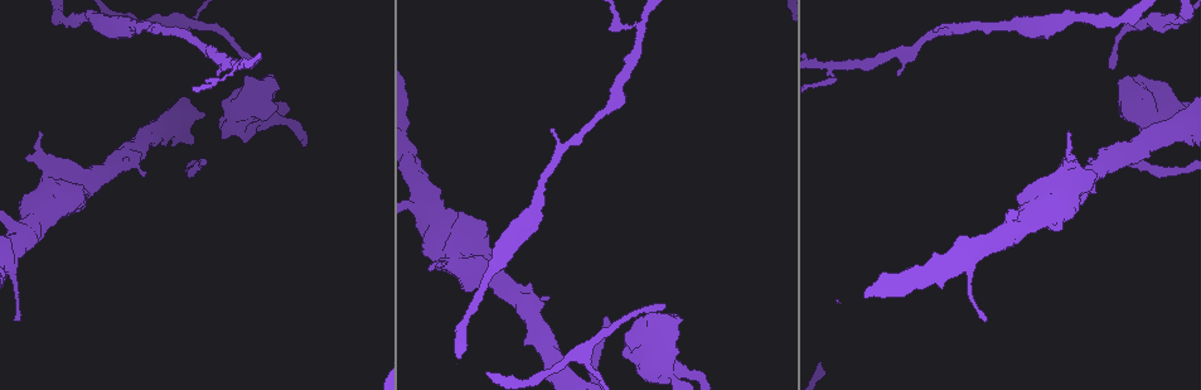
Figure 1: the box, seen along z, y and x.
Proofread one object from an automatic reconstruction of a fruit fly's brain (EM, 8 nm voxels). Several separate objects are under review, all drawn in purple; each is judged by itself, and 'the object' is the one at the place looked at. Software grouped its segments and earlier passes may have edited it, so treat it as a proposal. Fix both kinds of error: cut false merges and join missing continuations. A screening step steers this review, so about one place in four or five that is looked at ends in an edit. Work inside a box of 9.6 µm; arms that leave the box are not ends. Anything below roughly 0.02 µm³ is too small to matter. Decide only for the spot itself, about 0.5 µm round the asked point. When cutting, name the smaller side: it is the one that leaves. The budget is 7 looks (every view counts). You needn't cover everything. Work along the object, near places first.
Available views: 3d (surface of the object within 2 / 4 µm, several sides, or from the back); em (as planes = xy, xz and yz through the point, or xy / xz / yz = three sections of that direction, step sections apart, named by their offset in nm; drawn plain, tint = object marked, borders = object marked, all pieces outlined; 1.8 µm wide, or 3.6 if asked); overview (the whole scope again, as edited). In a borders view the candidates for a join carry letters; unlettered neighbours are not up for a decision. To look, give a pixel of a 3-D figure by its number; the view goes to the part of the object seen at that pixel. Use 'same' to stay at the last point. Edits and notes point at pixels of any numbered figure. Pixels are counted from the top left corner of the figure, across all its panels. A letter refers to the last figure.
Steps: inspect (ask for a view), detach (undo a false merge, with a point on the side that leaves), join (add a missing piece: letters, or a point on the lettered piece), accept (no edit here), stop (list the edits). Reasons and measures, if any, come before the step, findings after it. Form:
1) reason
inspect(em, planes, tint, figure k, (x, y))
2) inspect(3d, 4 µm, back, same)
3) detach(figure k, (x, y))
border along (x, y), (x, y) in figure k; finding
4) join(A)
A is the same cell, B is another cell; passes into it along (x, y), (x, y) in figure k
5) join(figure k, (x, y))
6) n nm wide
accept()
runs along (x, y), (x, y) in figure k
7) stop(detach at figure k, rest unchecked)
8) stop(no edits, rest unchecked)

branch stops here
inspect(3d, 4 µm, figure 1, (1043, 224))

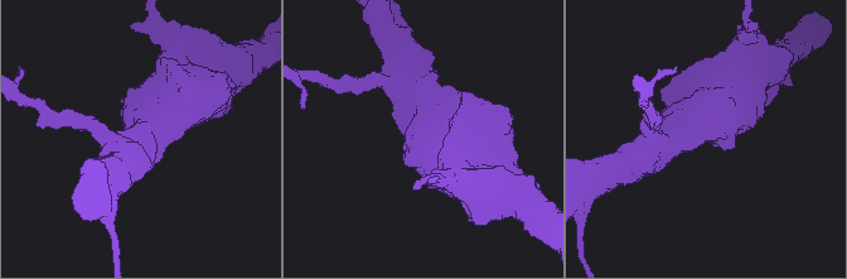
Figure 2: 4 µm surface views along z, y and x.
inspect(em, xz, step 16, tint, figure 2, (706, 138))

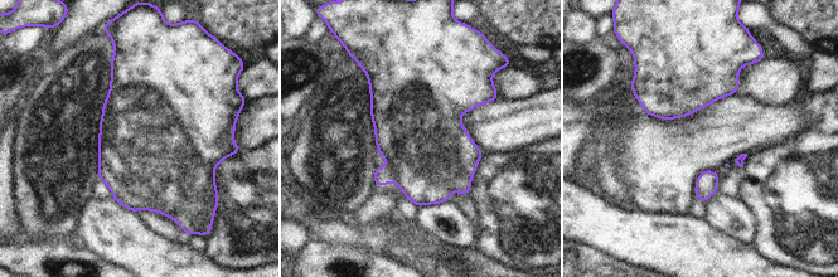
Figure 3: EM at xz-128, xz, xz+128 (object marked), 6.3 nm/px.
cut it another way
inspect(em, planes, borders, same)

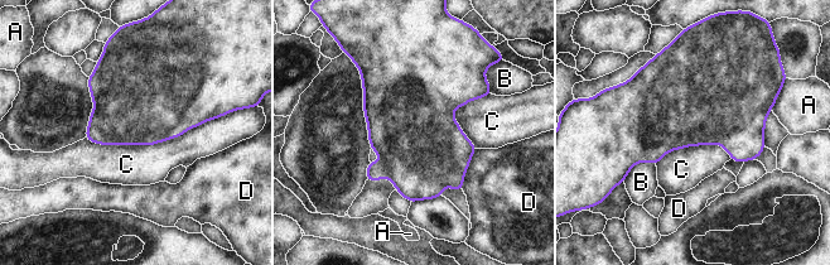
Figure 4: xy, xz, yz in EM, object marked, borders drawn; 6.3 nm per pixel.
440 nm wide
accept()
A, B, C and D are other cells; border along (217, 116), (151, 144), (85, 138) in figure 4; none of them fits

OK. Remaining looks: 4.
an open end
inspect(em, planes, borders, figure 1, (1067, 130))

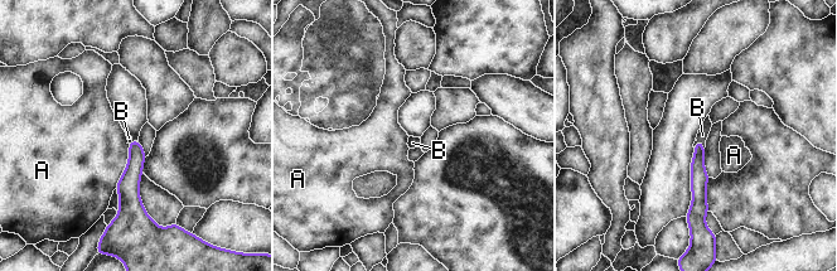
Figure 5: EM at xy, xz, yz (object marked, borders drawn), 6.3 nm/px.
join(B)
B is the same cell, A is another cell; passes into it along (698, 177), (702, 143), (702, 135) in figure 5; it goes on there

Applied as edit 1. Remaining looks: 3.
see it whole again
inspect(overview)

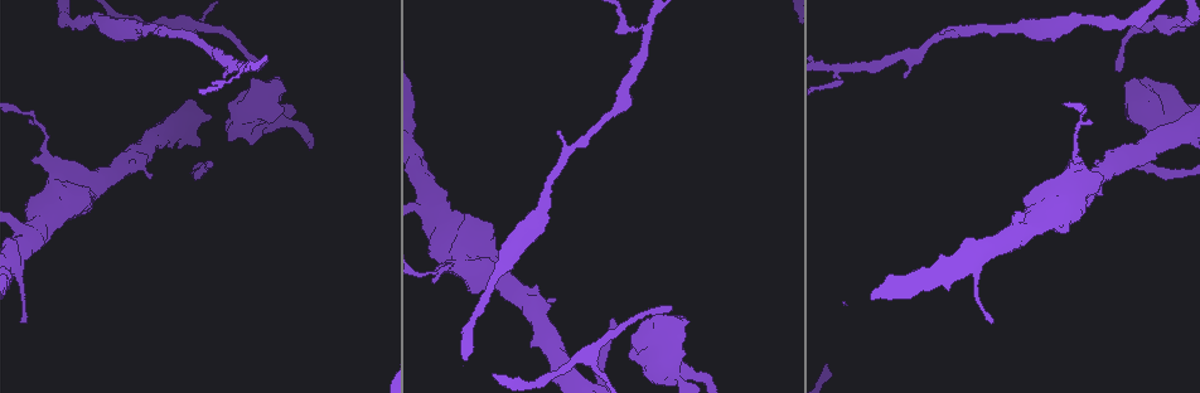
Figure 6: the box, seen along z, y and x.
free end
inspect(em, planes, borders, figure 6, (613, 321))

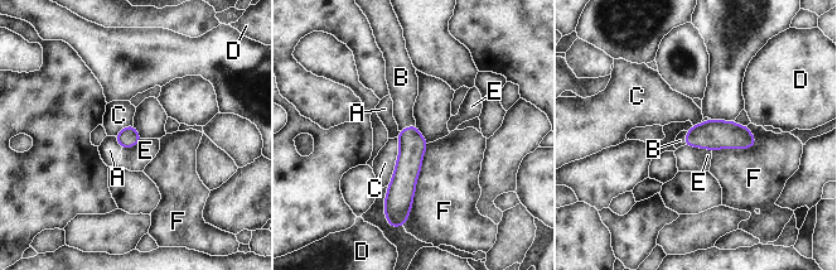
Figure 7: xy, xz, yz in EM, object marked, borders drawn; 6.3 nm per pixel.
join(B)
B is the same cell, A, C, D, E and F are other cells; passes into it along (412, 145), (407, 128), (404, 88) in figure 7; it goes on there

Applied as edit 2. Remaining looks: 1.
stop(join at figure 5, join at figure 7, rest unchecked)

